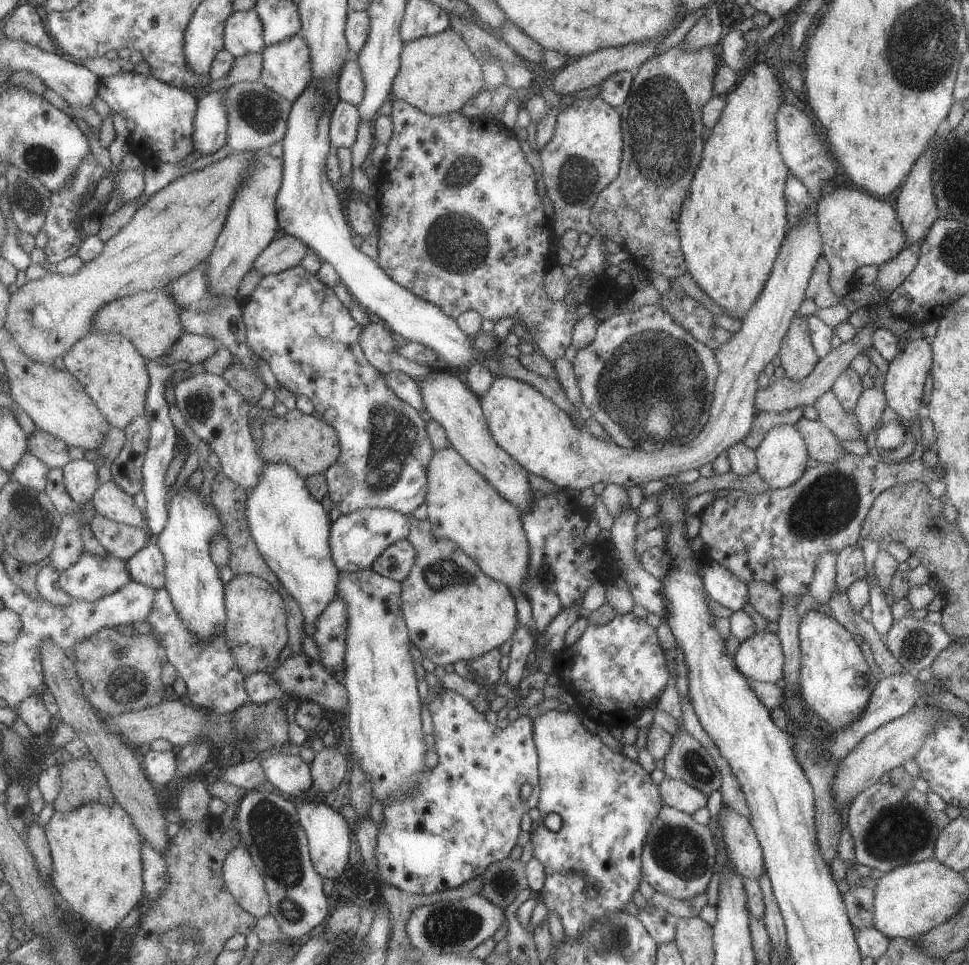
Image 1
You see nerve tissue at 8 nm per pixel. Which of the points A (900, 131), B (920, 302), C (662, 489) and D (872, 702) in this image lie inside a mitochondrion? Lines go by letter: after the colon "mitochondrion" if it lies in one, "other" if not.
A: other
B: other
C: other
D: other

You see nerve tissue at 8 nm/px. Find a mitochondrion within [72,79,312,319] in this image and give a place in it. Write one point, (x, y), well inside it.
(259, 111)

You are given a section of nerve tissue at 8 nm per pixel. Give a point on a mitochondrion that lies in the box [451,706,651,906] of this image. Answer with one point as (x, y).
(503, 884)

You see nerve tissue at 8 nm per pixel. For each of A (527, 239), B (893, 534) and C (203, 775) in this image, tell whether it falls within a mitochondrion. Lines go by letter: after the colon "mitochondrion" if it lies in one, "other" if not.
A: other
B: other
C: other

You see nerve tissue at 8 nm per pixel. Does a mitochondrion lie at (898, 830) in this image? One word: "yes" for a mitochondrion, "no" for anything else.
yes

